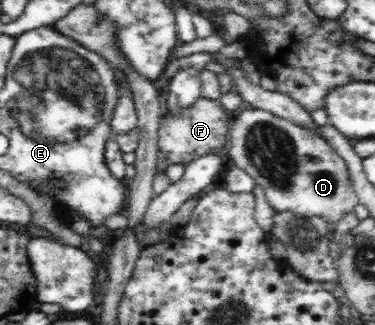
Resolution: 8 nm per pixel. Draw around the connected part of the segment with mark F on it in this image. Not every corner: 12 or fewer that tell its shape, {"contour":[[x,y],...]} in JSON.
{"contour":[[218,99],[164,111],[158,173],[218,154],[231,123]]}

